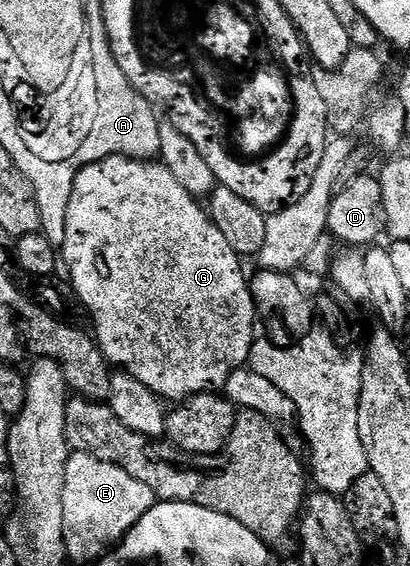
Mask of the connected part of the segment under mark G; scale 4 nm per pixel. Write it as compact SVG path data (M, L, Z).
M109 155L105 159L85 167L75 177L73 192L69 198L69 208L65 211L65 242L60 244L59 251L63 256L63 263L69 266L68 282L73 284L73 292L81 300L81 306L93 318L92 330L95 332L98 347L101 348L106 359L114 368L128 372L147 389L151 390L162 400L184 401L191 395L203 395L216 392L224 388L227 377L233 371L246 366L249 354L255 342L253 326L258 326L257 307L253 304L253 293L250 280L245 279L245 271L241 268L242 256L227 245L223 233L219 233L217 226L209 218L208 210L201 207L198 200L160 162L127 159L124 155Z

